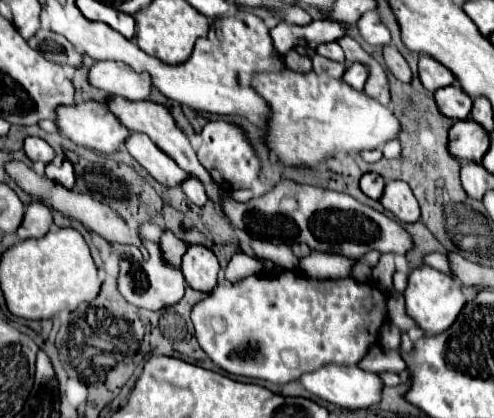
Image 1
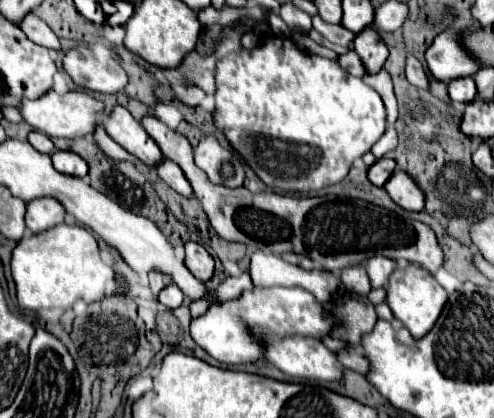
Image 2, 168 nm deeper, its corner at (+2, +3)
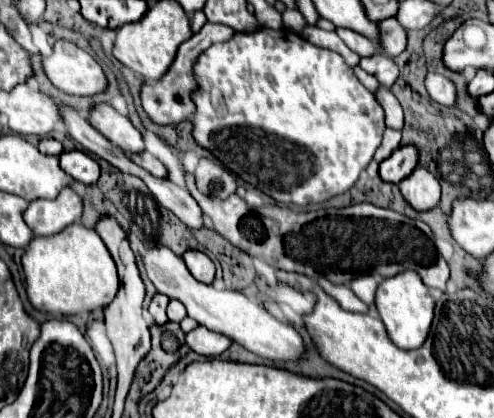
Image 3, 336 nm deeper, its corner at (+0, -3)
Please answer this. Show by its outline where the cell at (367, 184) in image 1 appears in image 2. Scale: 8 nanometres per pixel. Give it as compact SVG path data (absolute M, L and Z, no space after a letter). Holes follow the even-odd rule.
M378 159L378 161L368 169L368 179L370 179L374 185L382 187L382 185L388 181L388 177L394 173L394 169L396 169L396 161L394 161L394 159Z

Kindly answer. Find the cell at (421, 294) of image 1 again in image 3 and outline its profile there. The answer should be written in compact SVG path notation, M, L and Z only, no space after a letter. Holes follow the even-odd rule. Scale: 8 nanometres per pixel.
M402 271L400 275L382 279L376 291L376 307L390 339L400 349L416 349L428 337L434 319L434 299L428 287L424 287L420 275L416 275L416 271Z

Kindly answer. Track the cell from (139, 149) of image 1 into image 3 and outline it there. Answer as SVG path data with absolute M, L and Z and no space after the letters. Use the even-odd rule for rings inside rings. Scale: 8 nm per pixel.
M106 103L96 105L96 109L90 115L90 123L108 141L116 143L116 147L120 147L128 155L144 151L144 139L142 139L140 131L130 123L128 117L124 117L110 105L106 105Z

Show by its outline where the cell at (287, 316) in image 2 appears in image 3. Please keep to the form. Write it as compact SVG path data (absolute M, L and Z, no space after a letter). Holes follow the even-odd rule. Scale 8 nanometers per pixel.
M202 325L192 329L186 335L186 343L190 345L192 351L196 351L198 355L204 355L204 357L218 357L232 345L232 341L226 335L214 333Z

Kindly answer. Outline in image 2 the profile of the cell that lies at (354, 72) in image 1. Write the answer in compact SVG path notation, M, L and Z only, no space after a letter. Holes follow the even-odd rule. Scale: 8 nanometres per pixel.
M374 23L356 35L354 51L362 57L362 63L366 65L366 69L370 69L370 73L378 73L388 57L388 47L380 39L378 27Z

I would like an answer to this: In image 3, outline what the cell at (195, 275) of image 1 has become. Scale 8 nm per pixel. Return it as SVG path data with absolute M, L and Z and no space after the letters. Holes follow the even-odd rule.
M190 249L190 251L186 251L186 253L182 255L182 259L186 261L186 267L190 269L190 273L192 273L200 283L212 283L214 273L216 273L216 267L214 267L212 259L210 259L206 253Z

